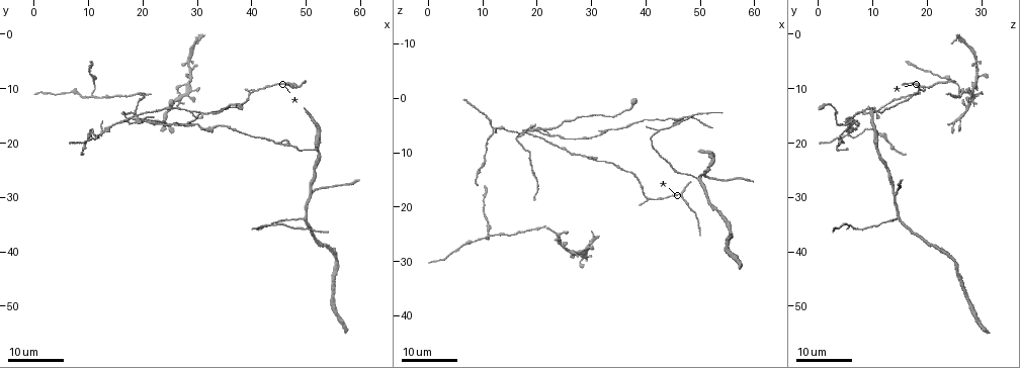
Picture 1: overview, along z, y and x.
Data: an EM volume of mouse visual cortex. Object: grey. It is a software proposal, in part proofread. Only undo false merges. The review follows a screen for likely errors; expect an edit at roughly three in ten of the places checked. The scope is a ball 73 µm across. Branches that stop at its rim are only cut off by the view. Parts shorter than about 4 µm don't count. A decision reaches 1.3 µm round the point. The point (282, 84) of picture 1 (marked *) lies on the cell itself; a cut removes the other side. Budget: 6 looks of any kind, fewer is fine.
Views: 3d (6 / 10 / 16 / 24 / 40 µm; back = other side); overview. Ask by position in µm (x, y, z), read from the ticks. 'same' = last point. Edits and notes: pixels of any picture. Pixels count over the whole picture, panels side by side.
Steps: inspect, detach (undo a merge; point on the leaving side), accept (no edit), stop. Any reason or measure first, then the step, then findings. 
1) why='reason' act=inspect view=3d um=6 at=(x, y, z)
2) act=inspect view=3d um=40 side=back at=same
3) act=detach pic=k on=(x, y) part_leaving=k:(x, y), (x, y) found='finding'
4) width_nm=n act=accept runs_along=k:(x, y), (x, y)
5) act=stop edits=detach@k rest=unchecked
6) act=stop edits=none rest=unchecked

why='two arms in line, one across' act=inspect view=3d um=16 at=(51.0, 29.5, 14.5)

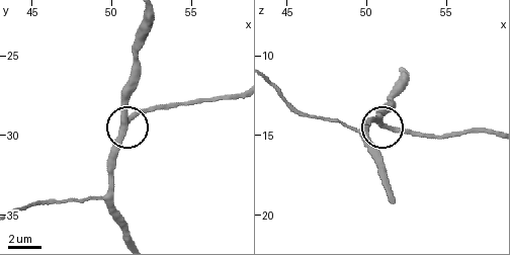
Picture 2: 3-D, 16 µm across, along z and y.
act=inspect view=3d um=6 at=same

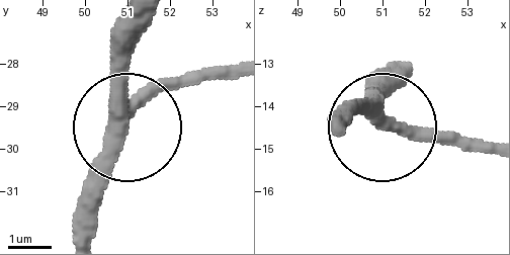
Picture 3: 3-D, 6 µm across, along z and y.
act=accept found='continuous, no second cell'

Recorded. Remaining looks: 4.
why='arms part here' act=inspect view=3d um=24 at=(49.5, 33.5, 15.0)

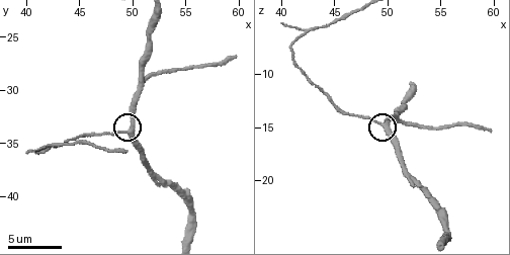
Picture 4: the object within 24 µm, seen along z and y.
act=inspect view=3d um=10 at=(49.4, 34.0, 14.6)

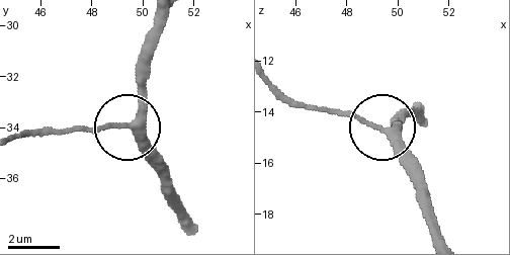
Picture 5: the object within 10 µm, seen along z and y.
side_arm_um=29 act=accept found='continuous, no second cell'

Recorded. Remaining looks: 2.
act=inspect view=3d um=16 at=(11.0, 11.5, 26.0)

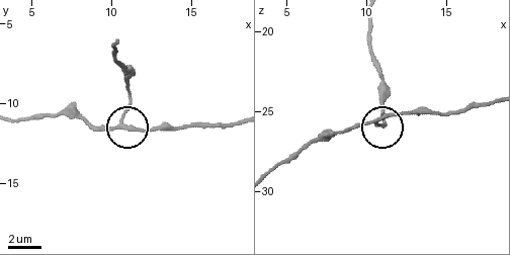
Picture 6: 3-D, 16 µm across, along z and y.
act=inspect view=3d um=10 at=(10.5, 11.0, 25.7)

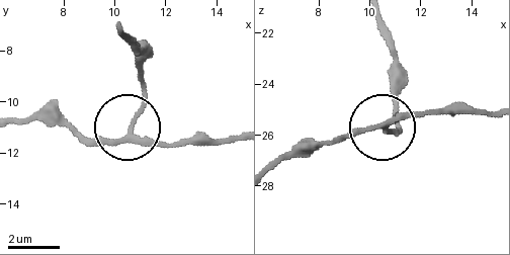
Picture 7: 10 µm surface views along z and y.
act=accept found='continuous, no second cell'

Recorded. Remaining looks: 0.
act=stop edits=none rest=unchecked

